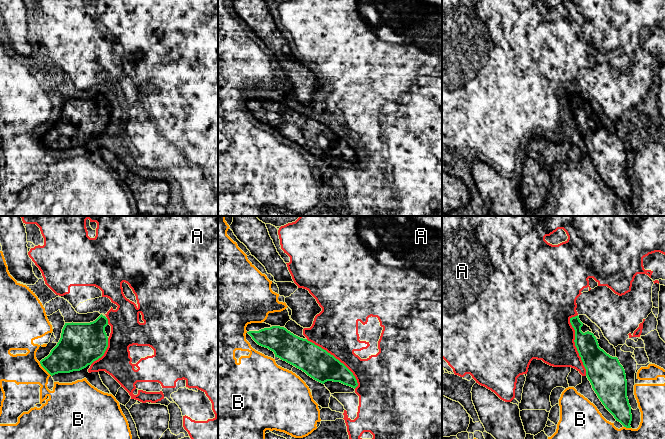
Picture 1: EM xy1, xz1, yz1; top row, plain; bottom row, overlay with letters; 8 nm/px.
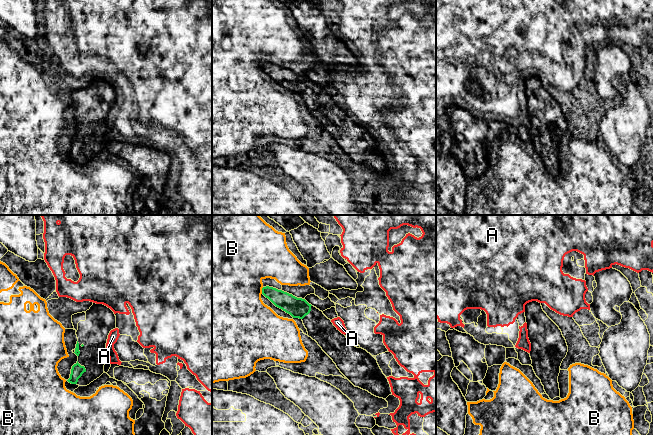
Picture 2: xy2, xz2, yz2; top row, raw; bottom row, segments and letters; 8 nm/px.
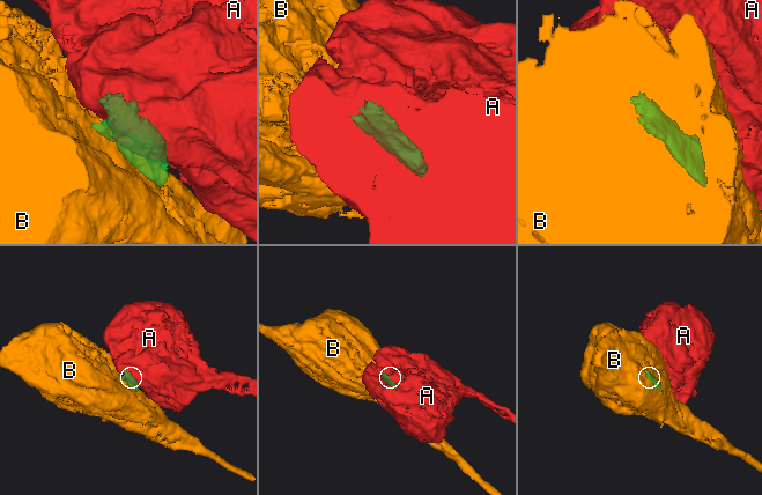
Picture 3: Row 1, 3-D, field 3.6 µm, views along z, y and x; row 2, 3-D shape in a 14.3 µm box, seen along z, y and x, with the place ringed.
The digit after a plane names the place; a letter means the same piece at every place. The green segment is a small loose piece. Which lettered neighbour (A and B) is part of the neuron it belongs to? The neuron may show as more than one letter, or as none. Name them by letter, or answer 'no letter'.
no letter

